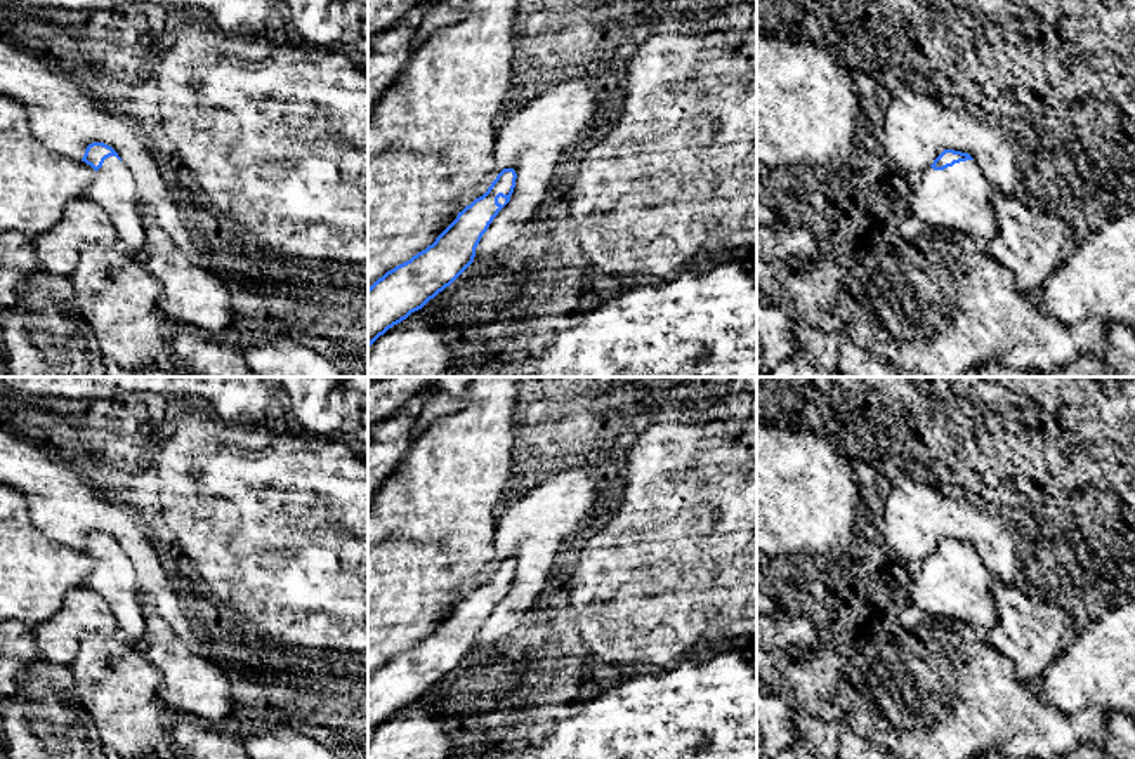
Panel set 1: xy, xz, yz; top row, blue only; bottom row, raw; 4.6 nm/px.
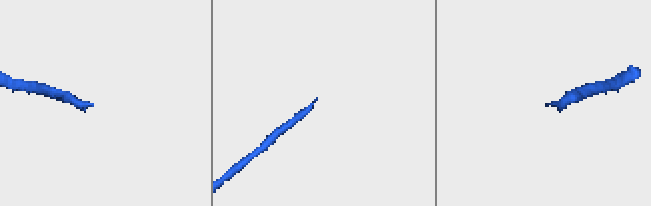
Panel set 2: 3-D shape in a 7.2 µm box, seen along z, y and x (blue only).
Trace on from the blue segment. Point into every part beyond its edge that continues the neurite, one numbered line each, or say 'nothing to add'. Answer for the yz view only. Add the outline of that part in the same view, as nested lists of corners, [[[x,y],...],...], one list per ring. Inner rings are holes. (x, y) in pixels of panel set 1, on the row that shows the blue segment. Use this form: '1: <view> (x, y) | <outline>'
1: yz (958, 200) | [[[974,160],[944,170],[927,167],[901,182],[899,189],[908,212],[925,228],[951,234],[949,243],[977,250],[998,231],[1000,215],[993,208],[996,191]]]

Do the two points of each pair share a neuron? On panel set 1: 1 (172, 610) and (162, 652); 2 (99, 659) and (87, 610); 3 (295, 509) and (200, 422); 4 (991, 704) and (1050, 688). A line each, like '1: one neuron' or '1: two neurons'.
1: two neurons
2: two neurons
3: one neuron
4: two neurons

